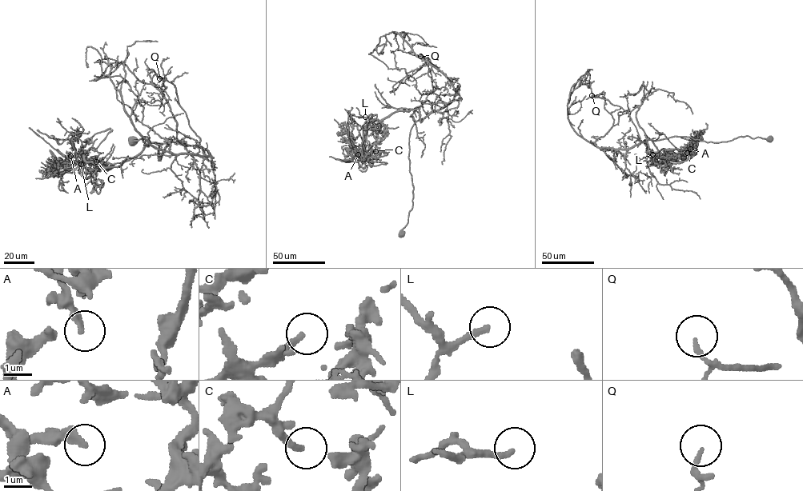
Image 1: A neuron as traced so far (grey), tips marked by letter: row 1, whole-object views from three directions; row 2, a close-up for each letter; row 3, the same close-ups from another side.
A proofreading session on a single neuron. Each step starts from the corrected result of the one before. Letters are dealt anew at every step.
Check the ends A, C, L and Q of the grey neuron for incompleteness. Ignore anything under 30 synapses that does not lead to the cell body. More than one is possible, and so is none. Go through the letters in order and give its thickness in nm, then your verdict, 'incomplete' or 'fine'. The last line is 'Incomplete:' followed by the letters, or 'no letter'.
A: 240 nm thick; fine
C: 240 nm thick; fine
L: 200 nm thick; incomplete
Q: 150 nm thick; fine
Incomplete: L

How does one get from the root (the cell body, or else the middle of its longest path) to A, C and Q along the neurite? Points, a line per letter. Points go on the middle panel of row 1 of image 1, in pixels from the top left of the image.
A: (400, 234), (413, 204), (409, 135), (425, 117), (421, 121), (418, 108), (369, 123), (358, 154)
C: (400, 234), (413, 204), (409, 137), (425, 117), (420, 121), (419, 109), (369, 123), (366, 141), (375, 151)
Q: (400, 234), (413, 204), (408, 157), (411, 128), (417, 120), (448, 104), (434, 92), (431, 73), (420, 56)

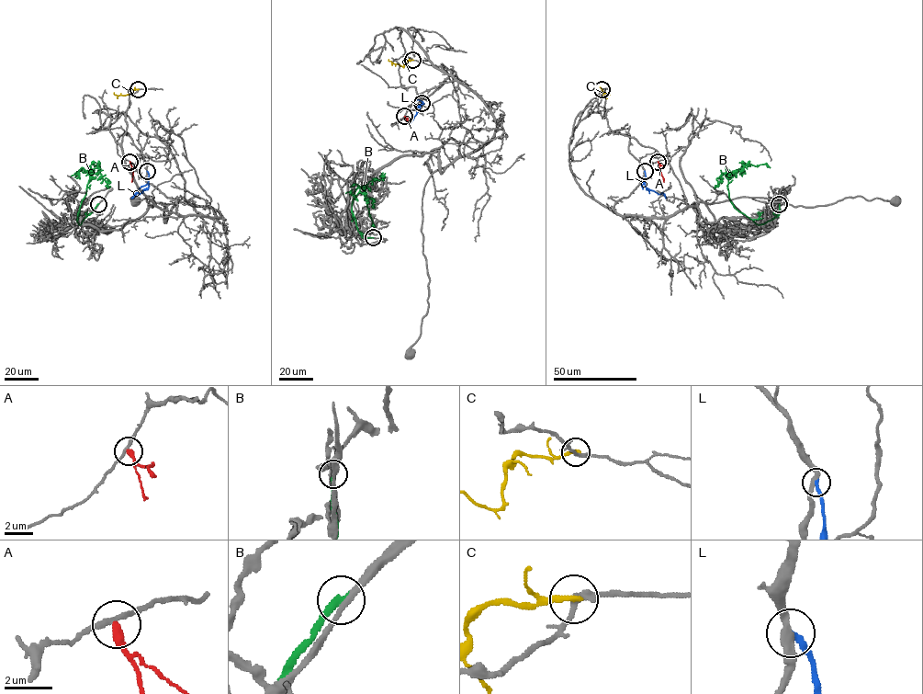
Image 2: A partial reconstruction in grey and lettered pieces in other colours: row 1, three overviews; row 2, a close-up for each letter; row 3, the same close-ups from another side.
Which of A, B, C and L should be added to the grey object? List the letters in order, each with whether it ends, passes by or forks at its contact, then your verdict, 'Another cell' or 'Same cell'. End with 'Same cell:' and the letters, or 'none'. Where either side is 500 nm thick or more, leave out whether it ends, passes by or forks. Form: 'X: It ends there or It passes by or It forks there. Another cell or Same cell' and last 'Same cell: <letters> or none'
A: It ends there. Another cell
B: It ends there. Another cell
C: It ends there. Another cell
L: It ends there. Another cell
Same cell: none

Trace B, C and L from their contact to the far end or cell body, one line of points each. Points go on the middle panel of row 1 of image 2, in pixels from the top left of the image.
B: (372, 237), (362, 236), (352, 212), (354, 194), (362, 186), (365, 188), (364, 199), (374, 228)
C: (412, 60), (406, 60), (403, 66), (388, 60)
L: (422, 103), (413, 119), (406, 124)

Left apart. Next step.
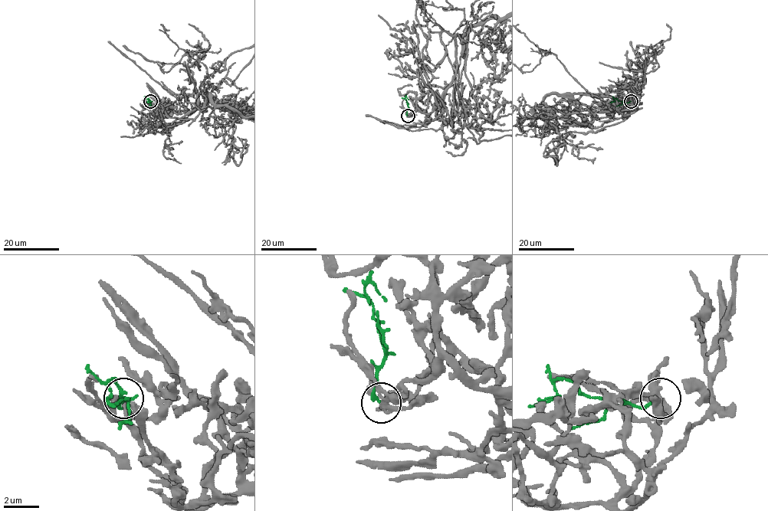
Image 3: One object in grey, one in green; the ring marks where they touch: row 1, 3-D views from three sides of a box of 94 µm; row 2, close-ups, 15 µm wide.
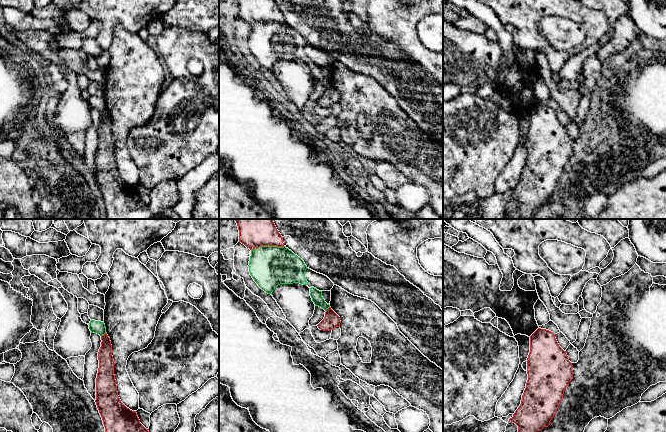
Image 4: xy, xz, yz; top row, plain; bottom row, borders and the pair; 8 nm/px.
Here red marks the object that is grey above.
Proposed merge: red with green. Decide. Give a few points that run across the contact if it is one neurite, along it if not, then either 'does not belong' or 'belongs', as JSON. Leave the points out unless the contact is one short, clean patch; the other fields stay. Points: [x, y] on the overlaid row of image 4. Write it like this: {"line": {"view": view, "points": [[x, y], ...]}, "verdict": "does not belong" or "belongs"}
{"verdict": "does not belong"}

